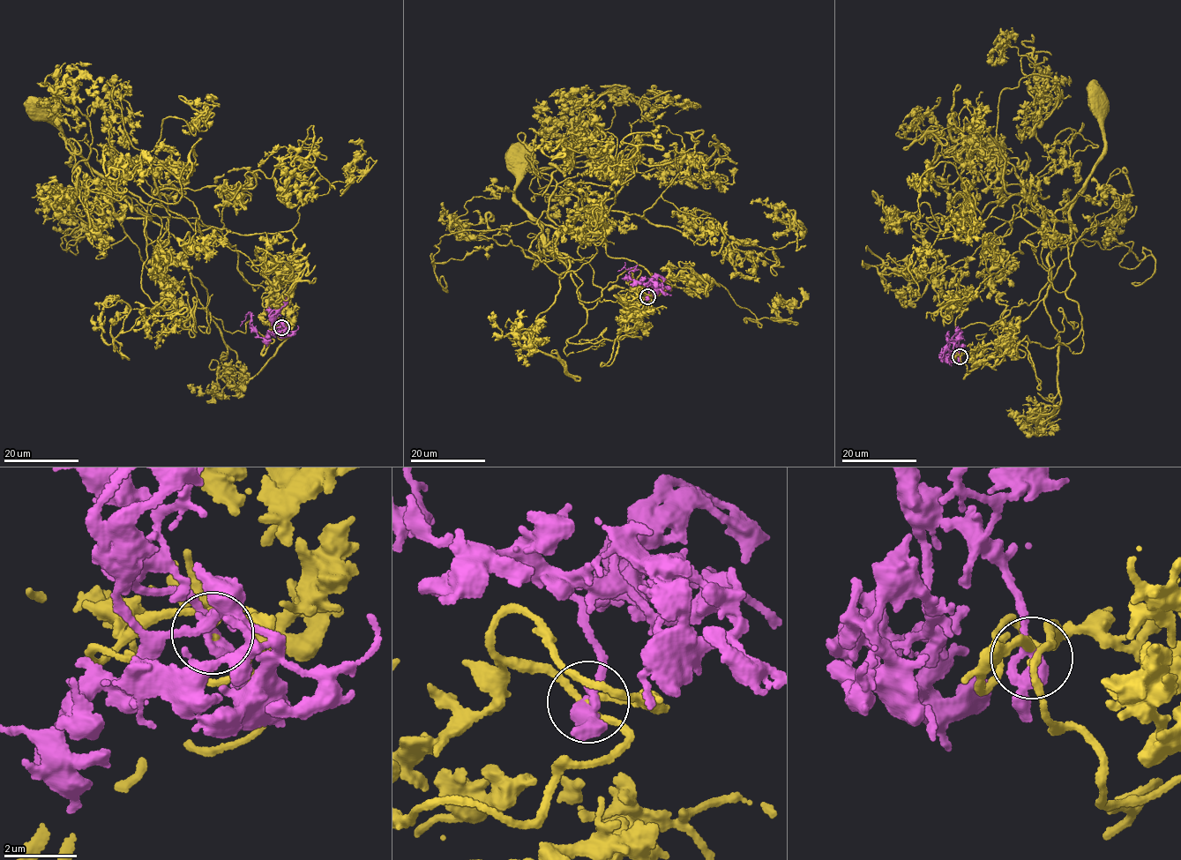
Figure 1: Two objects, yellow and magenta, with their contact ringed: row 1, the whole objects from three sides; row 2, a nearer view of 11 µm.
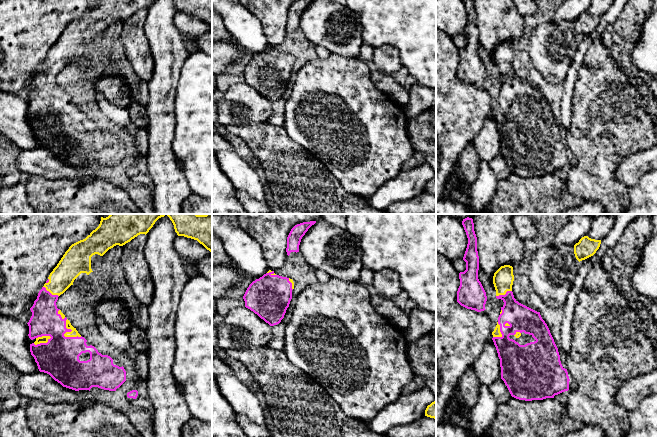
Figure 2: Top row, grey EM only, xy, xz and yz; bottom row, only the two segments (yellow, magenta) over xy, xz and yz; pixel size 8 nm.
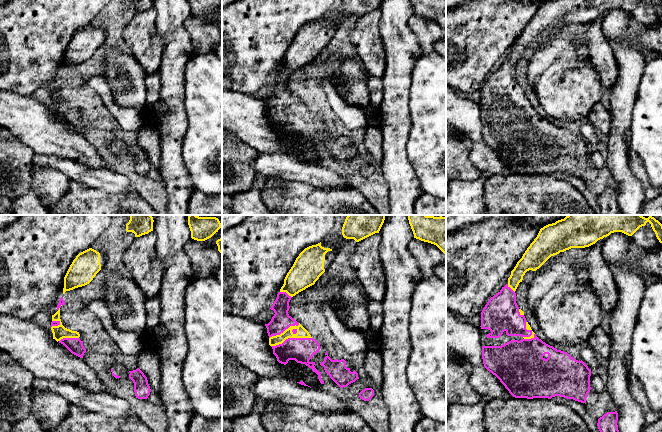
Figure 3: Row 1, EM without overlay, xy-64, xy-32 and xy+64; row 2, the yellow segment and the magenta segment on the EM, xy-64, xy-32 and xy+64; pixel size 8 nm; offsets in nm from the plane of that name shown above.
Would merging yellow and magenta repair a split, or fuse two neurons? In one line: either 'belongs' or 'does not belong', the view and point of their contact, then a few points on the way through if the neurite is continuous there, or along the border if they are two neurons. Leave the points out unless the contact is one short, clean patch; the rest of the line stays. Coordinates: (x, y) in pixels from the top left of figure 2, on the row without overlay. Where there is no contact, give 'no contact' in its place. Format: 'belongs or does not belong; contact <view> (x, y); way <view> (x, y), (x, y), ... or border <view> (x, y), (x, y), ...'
belongs; contact xy (65, 109)

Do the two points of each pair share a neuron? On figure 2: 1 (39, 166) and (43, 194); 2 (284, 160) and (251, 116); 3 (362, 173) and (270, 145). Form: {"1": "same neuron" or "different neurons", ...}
{"1": "different neurons", "2": "different neurons", "3": "different neurons"}

